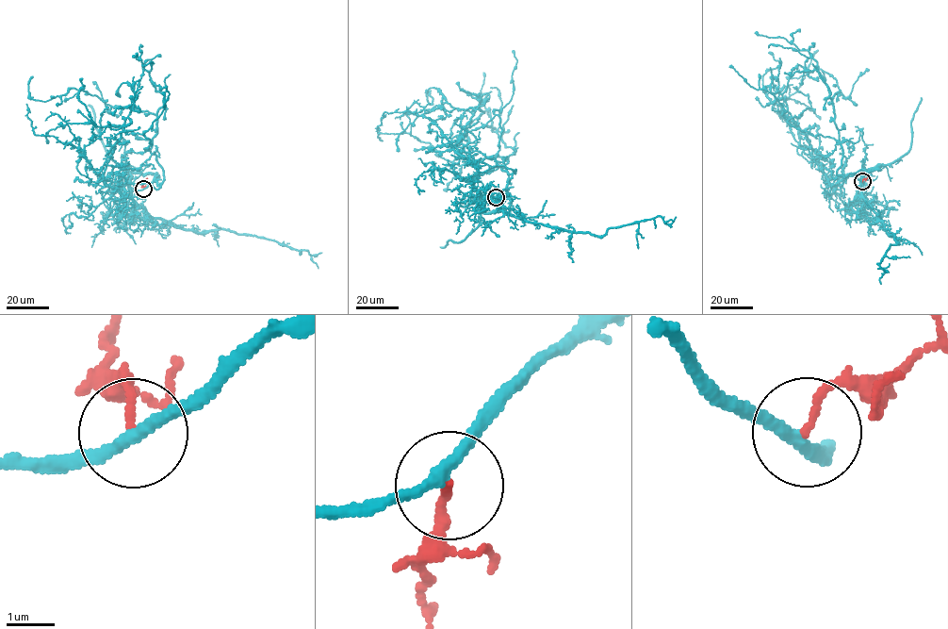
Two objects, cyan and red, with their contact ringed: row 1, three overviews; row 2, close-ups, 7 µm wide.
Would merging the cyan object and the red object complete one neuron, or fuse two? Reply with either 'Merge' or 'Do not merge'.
Merge

